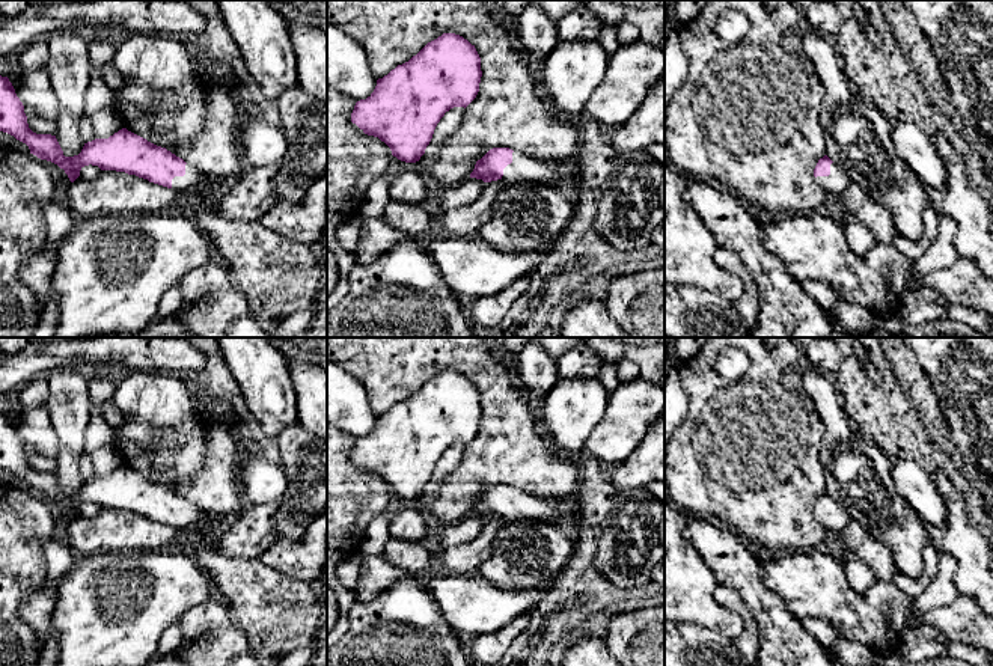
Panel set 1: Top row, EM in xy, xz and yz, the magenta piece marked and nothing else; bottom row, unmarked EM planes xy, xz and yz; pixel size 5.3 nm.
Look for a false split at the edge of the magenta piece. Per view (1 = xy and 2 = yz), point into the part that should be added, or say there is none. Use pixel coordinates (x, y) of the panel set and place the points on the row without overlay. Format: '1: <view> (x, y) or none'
1: xy (193, 522)
2: yz (835, 522)

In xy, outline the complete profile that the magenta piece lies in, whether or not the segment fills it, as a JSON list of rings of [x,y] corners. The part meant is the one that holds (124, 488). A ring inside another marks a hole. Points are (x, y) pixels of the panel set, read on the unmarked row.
[[[0,413],[0,469],[26,481],[30,491],[51,499],[65,508],[69,518],[80,514],[84,503],[98,503],[101,508],[125,509],[149,520],[173,526],[188,533],[191,541],[215,547],[217,536],[225,523],[206,517],[194,503],[187,502],[166,485],[157,484],[146,476],[119,467],[108,476],[95,476],[84,481],[81,490],[65,494],[51,472],[36,472],[29,466],[24,443],[15,431],[8,414]]]

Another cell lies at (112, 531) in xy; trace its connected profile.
[[[101,508],[93,517],[80,515],[62,533],[75,558],[160,551],[190,539],[188,533],[173,526],[116,508]]]

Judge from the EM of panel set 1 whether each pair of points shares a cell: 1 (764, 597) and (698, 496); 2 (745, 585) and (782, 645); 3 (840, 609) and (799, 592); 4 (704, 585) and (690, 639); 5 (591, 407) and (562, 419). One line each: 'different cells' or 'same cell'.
1: different cells
2: same cell
3: same cell
4: different cells
5: same cell

